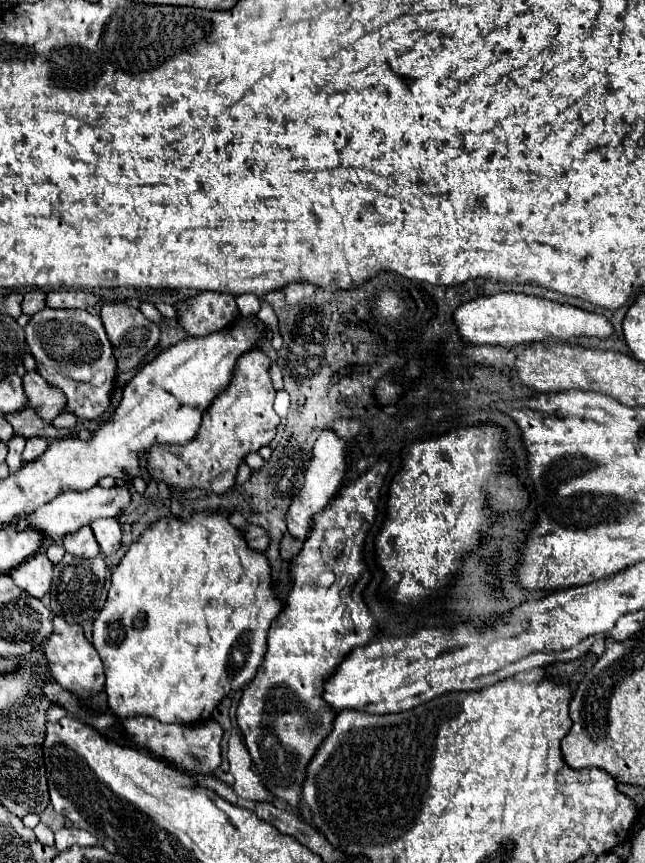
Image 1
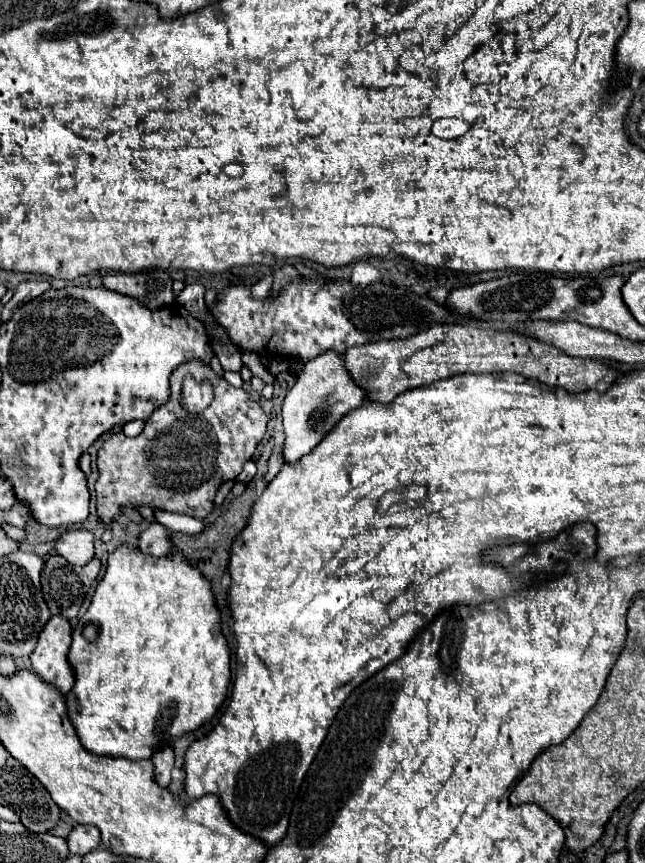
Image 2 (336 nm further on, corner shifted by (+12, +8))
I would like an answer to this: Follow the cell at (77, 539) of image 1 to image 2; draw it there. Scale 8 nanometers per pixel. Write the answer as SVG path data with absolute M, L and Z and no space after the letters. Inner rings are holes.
M90 531L64 533L56 543L56 551L72 565L86 565L94 557L94 537Z

